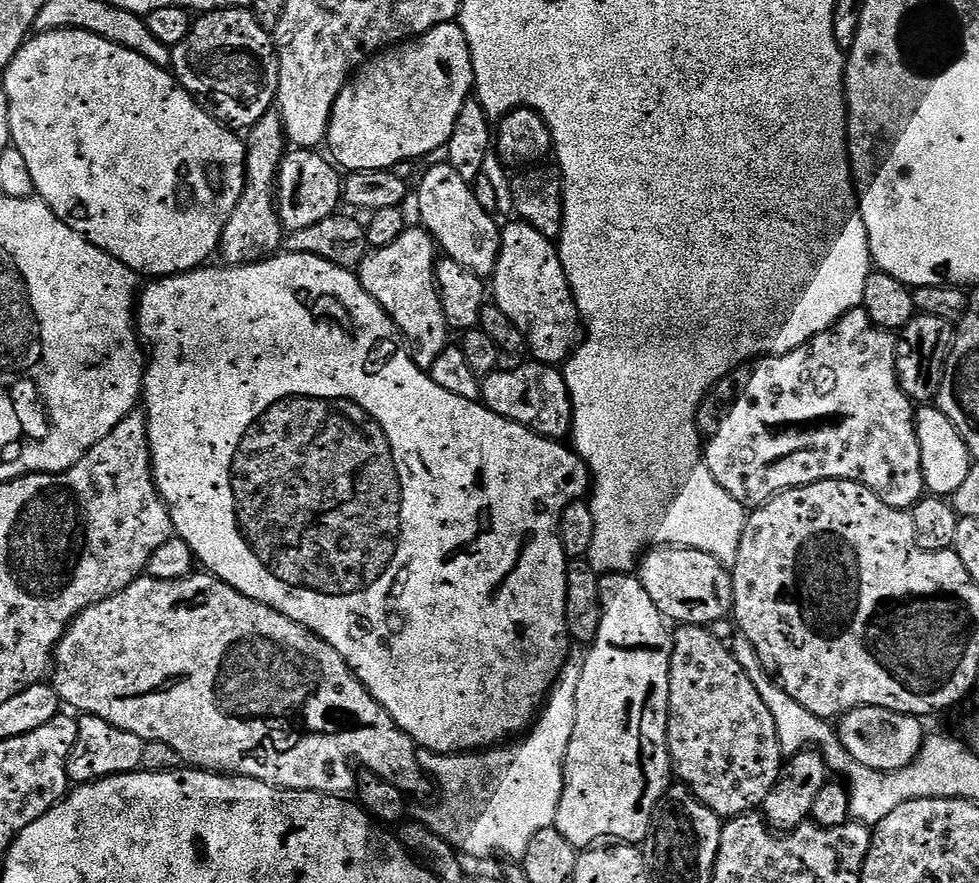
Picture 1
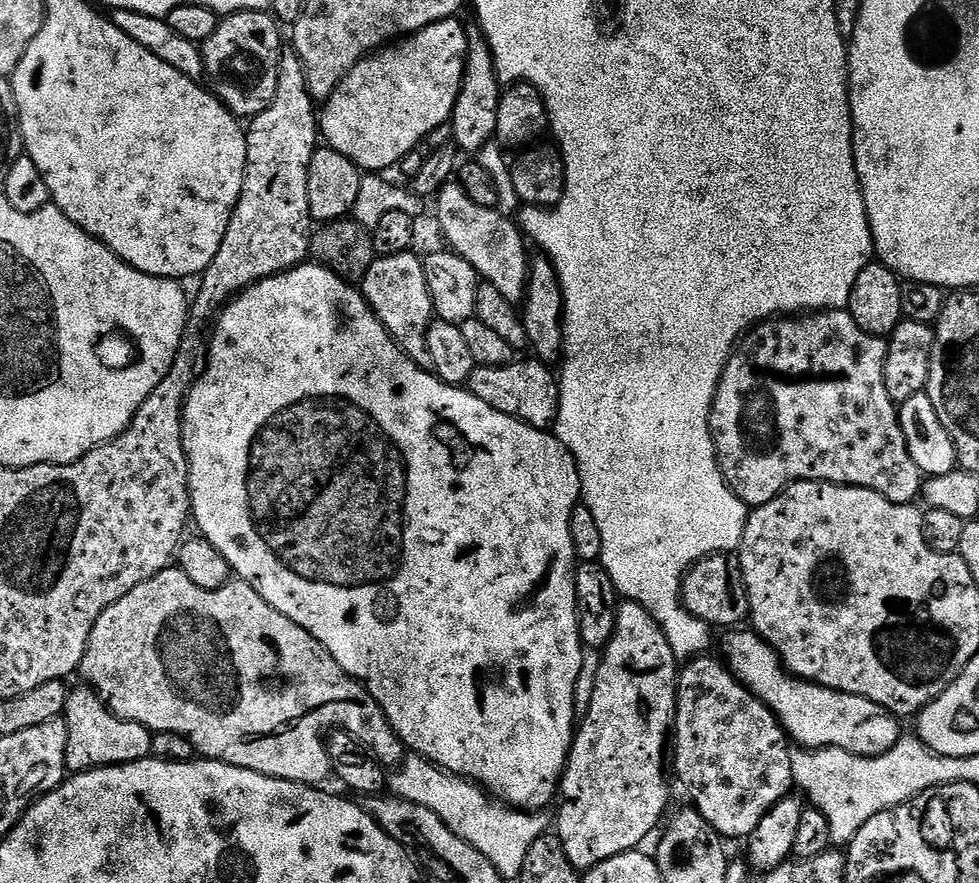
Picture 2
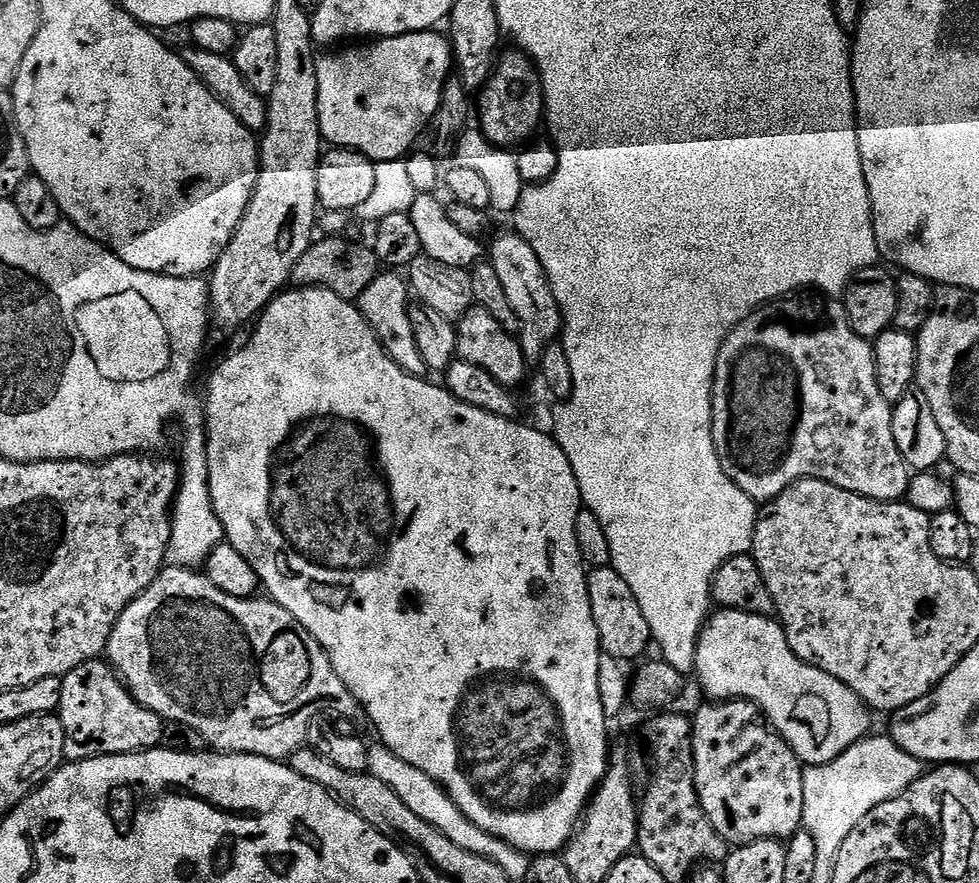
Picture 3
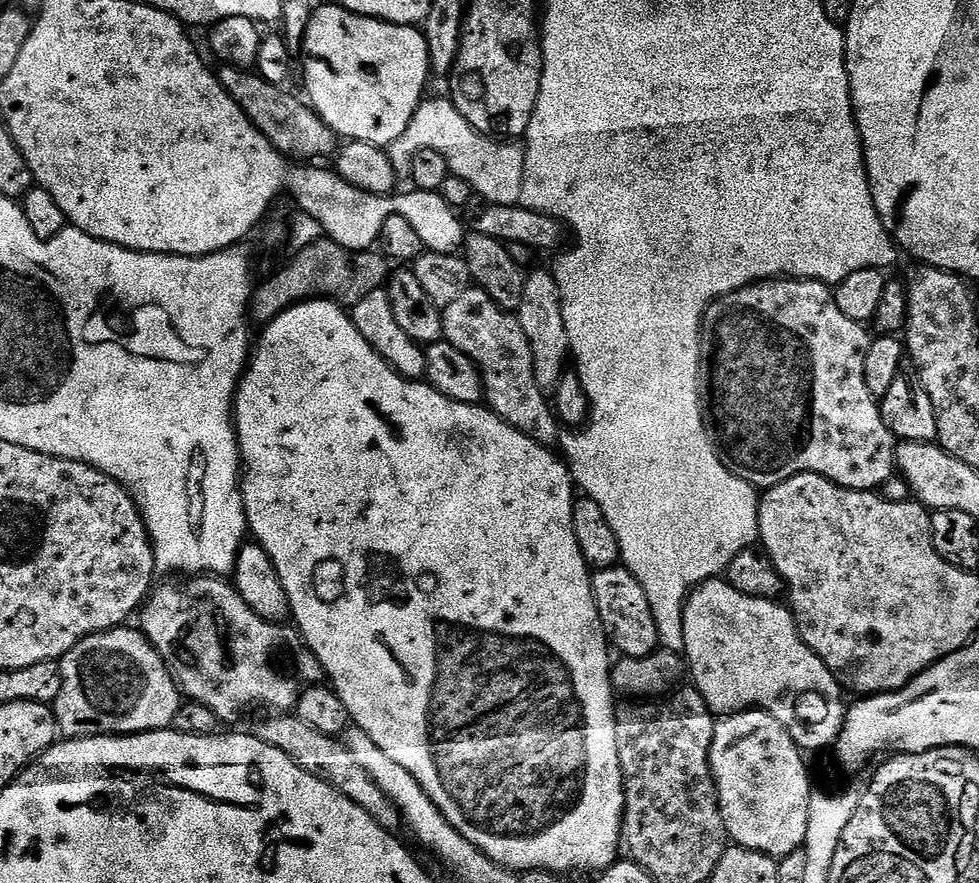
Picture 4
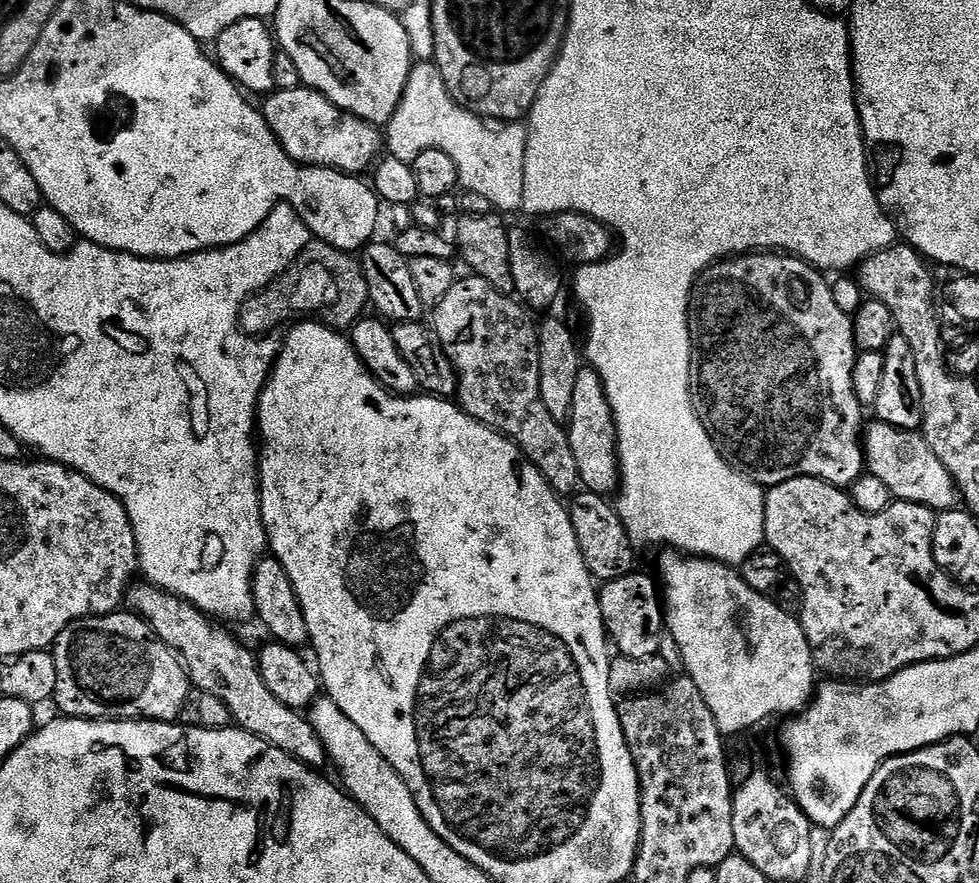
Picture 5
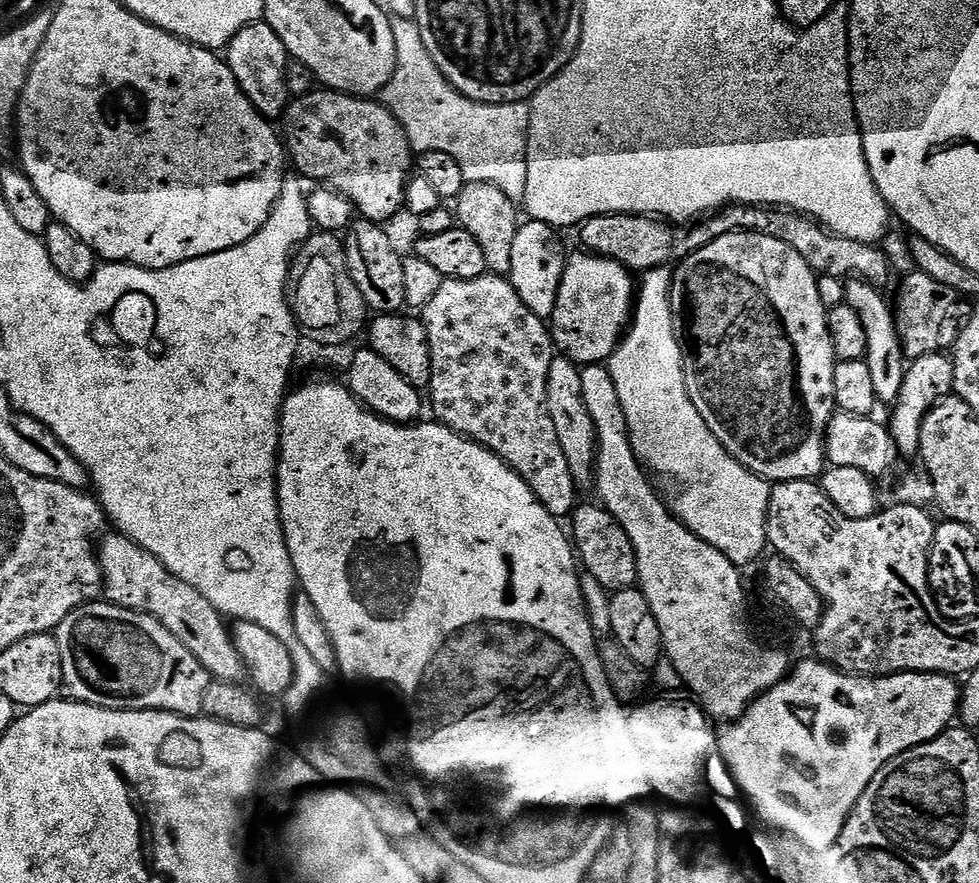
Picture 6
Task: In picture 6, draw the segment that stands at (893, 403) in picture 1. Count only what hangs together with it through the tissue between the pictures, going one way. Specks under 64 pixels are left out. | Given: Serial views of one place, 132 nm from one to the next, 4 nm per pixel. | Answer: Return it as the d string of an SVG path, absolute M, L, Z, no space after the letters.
M727 232L726 234L722 234L722 238L714 238L706 246L694 250L685 260L681 260L675 265L674 271L672 272L672 321L676 324L676 330L680 337L680 347L684 353L684 381L686 382L686 390L688 391L688 400L694 402L698 414L702 414L702 422L706 422L706 426L710 426L714 438L718 438L718 442L722 447L726 449L738 463L746 466L750 471L755 473L756 476L763 476L764 479L769 482L779 482L782 480L816 480L826 467L824 439L826 438L826 430L830 426L830 418L838 410L836 399L834 398L834 370L836 369L838 361L834 354L834 342L830 342L828 308L822 302L822 298L818 294L818 277L816 273L813 272L811 266L806 262L806 258L802 258L802 254L798 254L798 250L794 250L794 246L782 242L782 238L774 238L770 234L760 234L758 232Z

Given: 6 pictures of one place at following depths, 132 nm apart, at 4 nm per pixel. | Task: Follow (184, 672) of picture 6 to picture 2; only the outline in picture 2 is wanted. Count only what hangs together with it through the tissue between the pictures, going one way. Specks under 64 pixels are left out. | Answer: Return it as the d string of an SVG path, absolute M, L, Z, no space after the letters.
M79 687L69 691L62 717L68 727L66 768L69 773L91 772L93 768L110 768L113 764L133 764L152 756L153 733L143 724L118 718L93 688Z

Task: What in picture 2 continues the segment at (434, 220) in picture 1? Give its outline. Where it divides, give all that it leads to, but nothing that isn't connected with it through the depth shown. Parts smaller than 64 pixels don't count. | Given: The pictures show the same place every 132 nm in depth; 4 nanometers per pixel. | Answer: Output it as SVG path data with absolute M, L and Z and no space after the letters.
M456 182L445 184L434 203L440 232L448 239L447 247L456 255L466 258L483 283L492 284L494 290L498 290L498 294L502 294L502 298L509 300L513 306L519 305L524 299L524 291L528 289L530 255L524 249L526 237L517 221L503 216L495 207L487 208L471 200Z

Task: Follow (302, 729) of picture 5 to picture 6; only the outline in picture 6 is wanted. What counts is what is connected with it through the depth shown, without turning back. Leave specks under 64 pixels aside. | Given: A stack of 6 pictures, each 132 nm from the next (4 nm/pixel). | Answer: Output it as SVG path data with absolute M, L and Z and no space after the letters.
M115 530L109 532L109 536L105 535L98 544L103 599L109 604L133 608L136 612L145 612L148 616L158 618L158 622L162 622L162 626L166 626L166 630L170 630L170 634L174 634L174 638L178 638L178 642L182 642L182 646L186 646L186 650L190 650L190 654L194 654L194 658L198 658L198 662L202 662L209 677L233 682L243 681L246 676L244 663L242 658L238 658L238 650L234 650L229 625L218 609L210 606L210 602L206 602L206 598L202 598L202 594L198 594L198 590L194 590L194 586L186 586L186 582L182 582L182 578L171 576L166 570L166 566L162 566L162 562L158 562L158 558L154 558L154 554L142 550L142 546L135 544L128 536L122 536Z

